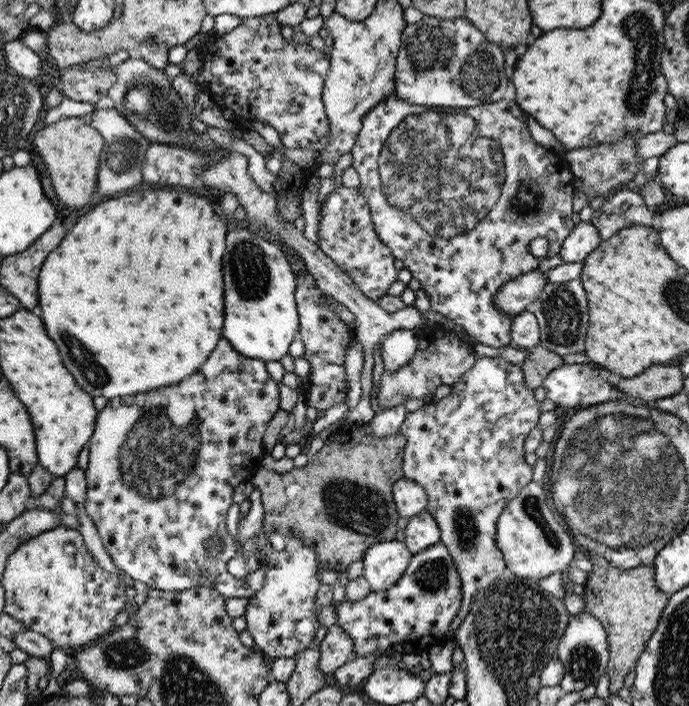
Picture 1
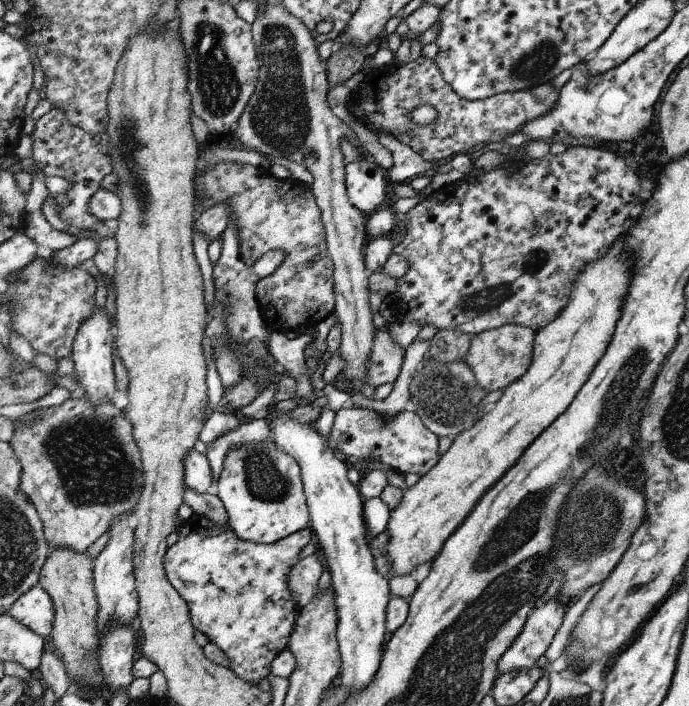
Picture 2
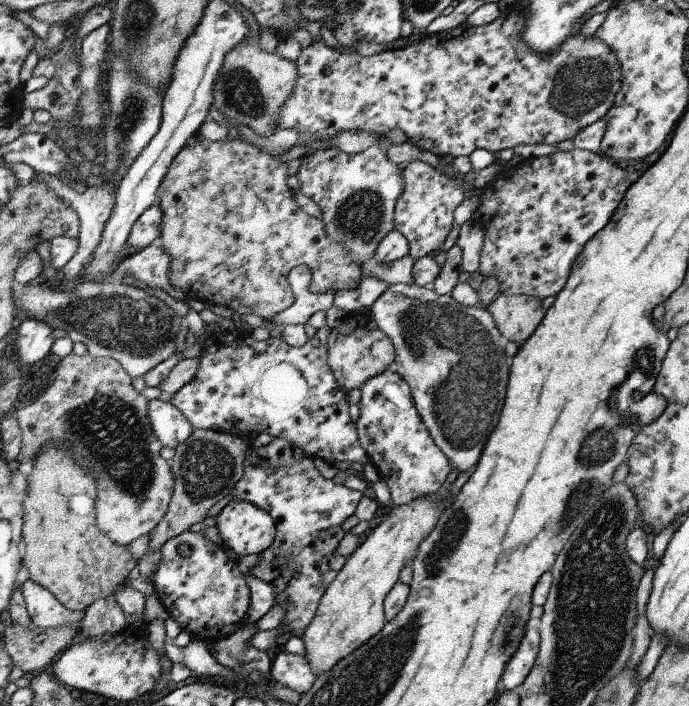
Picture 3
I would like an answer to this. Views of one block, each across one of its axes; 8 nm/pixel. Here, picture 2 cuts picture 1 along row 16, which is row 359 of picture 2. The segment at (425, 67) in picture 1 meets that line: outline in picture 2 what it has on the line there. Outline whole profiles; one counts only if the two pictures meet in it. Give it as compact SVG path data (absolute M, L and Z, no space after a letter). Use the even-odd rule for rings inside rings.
M425 357L410 384L411 401L416 405L415 414L437 438L446 436L450 441L482 418L483 412L478 406L487 394L476 384L475 376L465 362L439 364Z

